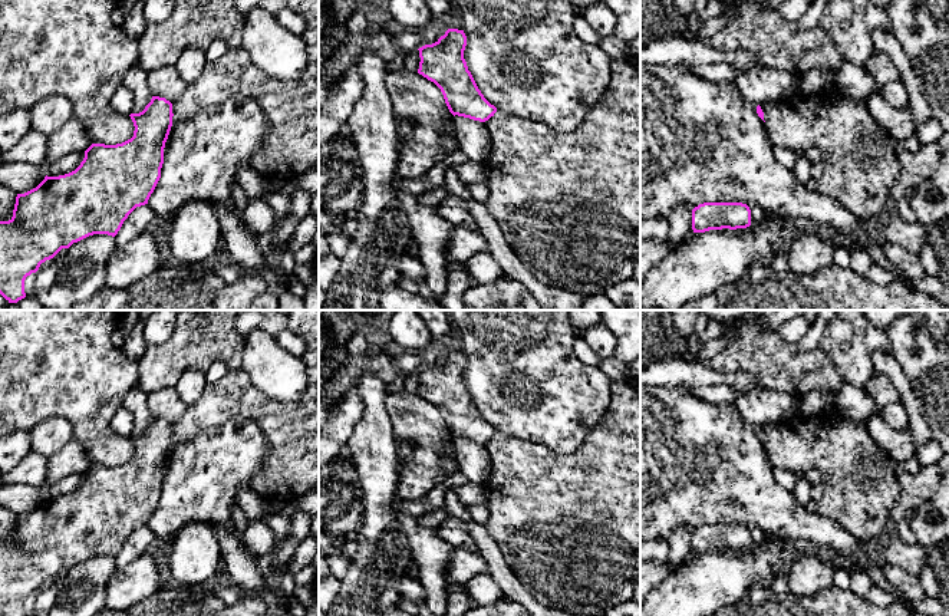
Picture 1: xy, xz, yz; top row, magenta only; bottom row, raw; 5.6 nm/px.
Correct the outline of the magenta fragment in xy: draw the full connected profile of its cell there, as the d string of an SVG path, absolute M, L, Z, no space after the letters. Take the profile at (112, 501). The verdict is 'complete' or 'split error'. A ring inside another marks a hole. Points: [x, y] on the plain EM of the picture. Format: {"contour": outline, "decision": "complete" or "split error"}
{"contour": "M152 418L139 435L129 437L134 458L122 465L92 465L80 487L65 497L45 498L33 511L17 515L13 538L0 543L0 616L26 616L24 602L42 584L93 556L115 559L128 537L148 526L164 485L164 470L172 448L172 425Z", "decision": "complete"}

